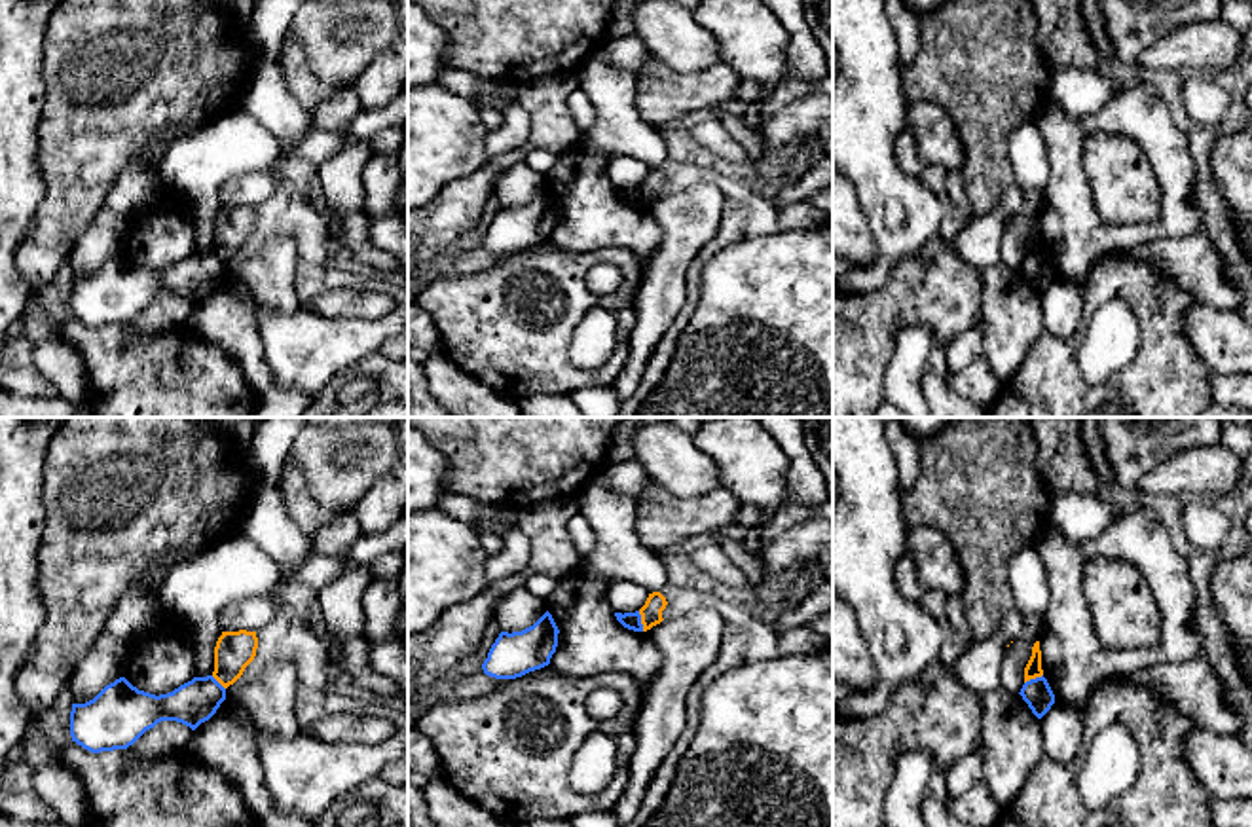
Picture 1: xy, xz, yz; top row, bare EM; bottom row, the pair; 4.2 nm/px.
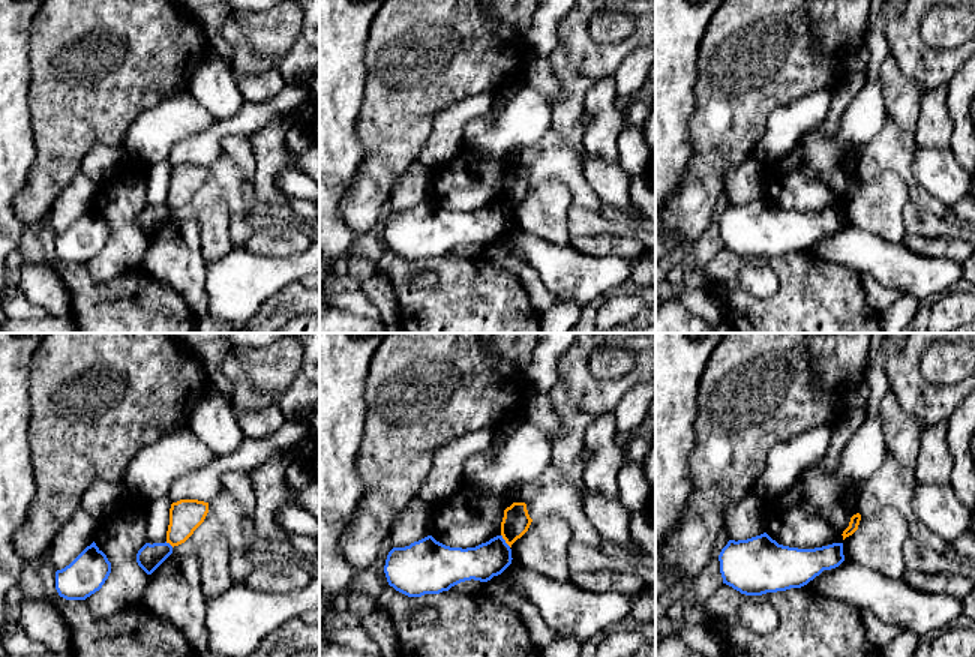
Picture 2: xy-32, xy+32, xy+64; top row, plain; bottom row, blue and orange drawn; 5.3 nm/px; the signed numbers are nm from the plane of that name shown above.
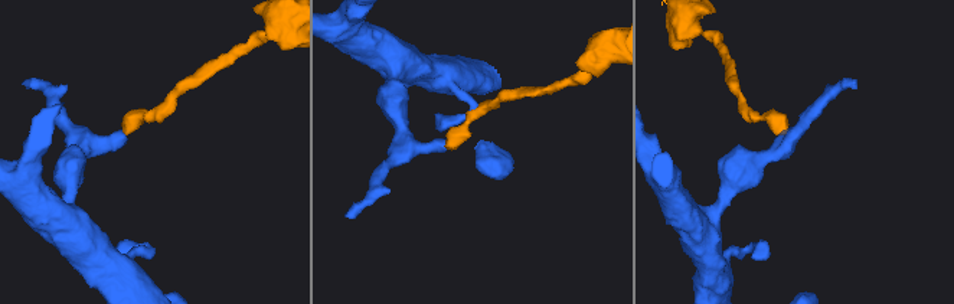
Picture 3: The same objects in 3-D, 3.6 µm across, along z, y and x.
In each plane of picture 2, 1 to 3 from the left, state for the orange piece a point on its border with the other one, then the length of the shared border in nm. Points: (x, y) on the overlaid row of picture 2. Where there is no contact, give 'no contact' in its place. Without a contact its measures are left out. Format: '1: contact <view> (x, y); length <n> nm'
1: contact xy-32 (168, 543); length 50 nm
2: contact xy+32 (504, 540); length 90 nm
3: no contact

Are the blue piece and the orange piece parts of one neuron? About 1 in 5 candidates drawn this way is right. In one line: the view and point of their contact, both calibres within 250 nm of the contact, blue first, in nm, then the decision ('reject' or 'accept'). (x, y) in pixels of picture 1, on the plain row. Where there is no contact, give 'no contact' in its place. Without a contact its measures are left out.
xz (640, 196) | 80/100 nm | reject

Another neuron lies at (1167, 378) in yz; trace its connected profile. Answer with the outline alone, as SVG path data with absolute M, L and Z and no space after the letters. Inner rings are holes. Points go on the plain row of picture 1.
M1125 252L1100 256L1083 281L1083 315L1070 338L1043 332L1024 355L1015 376L990 402L988 417L1199 417L1212 404L1210 366L1186 334L1186 311L1195 298L1150 264ZM1110 300L1123 300L1140 324L1140 345L1132 360L1104 383L1089 383L1077 364L1091 317Z

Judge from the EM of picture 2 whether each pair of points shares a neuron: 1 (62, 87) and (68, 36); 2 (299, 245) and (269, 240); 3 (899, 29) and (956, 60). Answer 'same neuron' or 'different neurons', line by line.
1: same neuron
2: same neuron
3: same neuron

